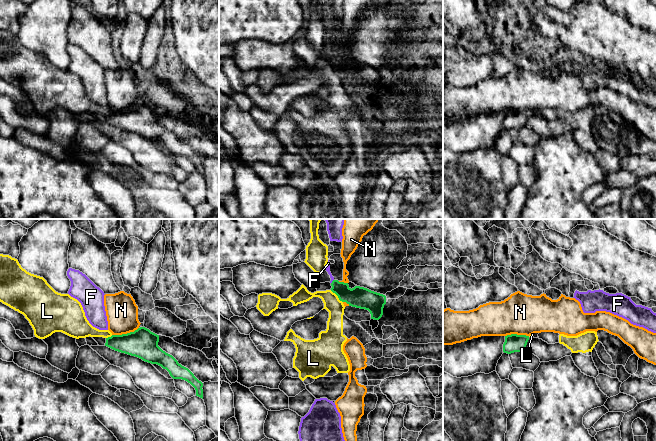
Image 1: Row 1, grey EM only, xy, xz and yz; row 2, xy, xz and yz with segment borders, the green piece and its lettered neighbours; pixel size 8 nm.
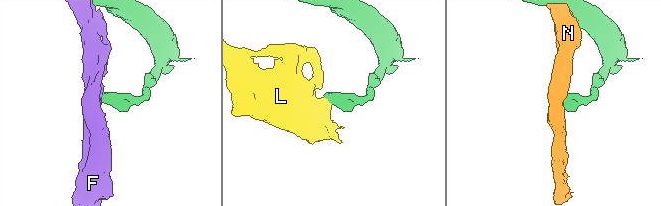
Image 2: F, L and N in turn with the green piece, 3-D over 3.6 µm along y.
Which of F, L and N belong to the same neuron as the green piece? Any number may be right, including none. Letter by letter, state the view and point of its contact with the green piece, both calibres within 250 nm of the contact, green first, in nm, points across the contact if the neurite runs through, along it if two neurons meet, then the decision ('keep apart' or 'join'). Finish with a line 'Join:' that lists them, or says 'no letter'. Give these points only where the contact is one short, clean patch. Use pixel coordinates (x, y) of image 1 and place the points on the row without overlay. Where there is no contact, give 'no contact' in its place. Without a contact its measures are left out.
F: xz (332, 57) | 170/30 nm | keep apart
L: xz (337, 71) | 170/140 nm | along xz (330, 66), (342, 78) | keep apart
N: xy (125, 110) | 240/260 nm | along xy (138, 103), (133, 107), (112, 111) | keep apart
Join: no letter

